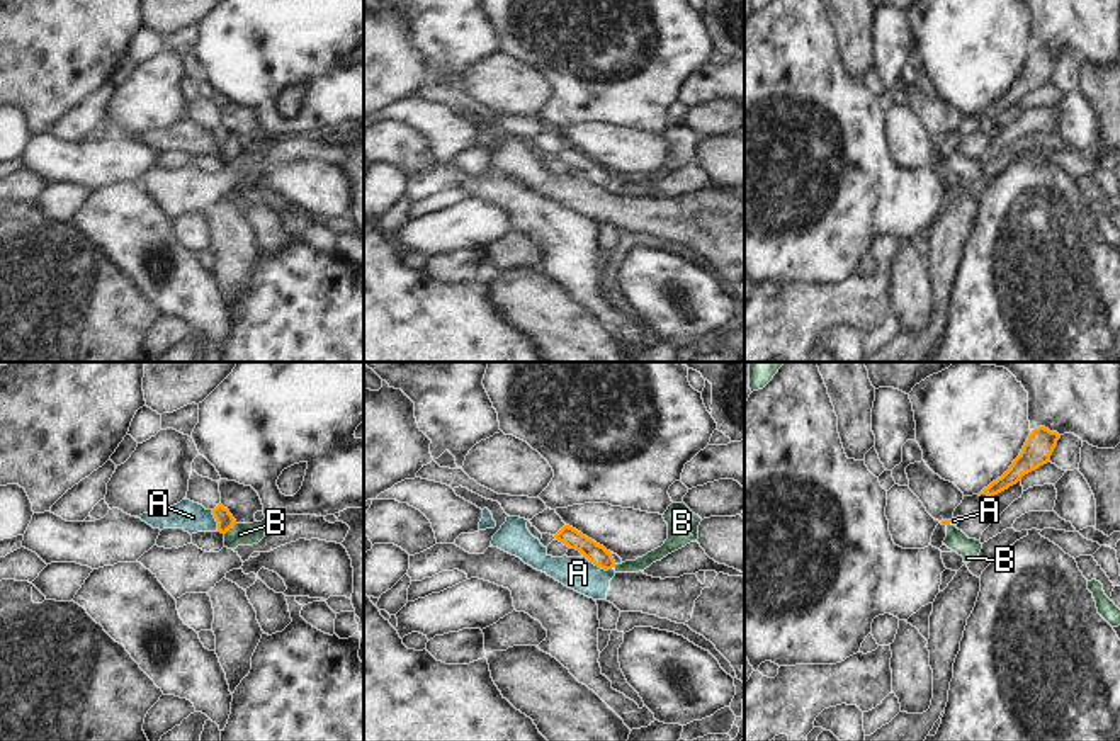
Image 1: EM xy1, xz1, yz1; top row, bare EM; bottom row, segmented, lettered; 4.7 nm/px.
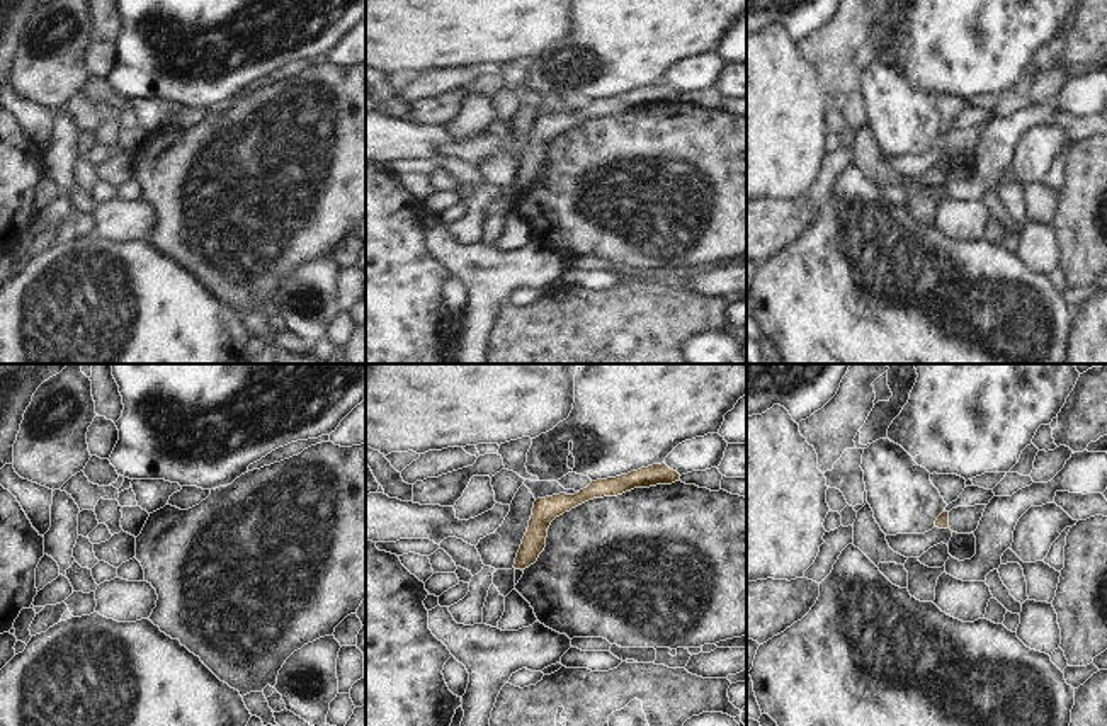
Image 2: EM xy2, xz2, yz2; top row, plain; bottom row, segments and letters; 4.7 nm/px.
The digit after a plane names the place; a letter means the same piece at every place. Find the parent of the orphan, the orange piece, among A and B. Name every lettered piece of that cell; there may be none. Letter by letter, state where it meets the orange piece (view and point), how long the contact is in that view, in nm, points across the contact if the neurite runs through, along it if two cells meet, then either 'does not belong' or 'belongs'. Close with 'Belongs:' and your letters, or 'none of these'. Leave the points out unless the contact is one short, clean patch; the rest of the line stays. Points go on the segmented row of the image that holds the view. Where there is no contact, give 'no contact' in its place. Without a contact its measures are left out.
A: xz1 (599, 566) | 160 nm | along xz1 (583, 556), (605, 570), (612, 568) | does not belong
B: xy1 (230, 527) | 80 nm | along xy1 (235, 522), (225, 534) | does not belong
Belongs: none of these

